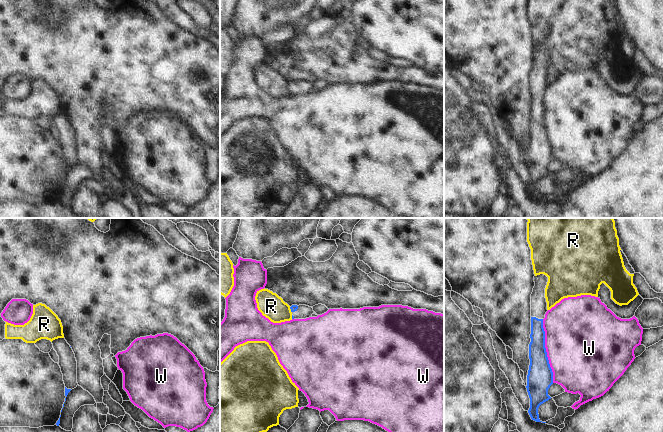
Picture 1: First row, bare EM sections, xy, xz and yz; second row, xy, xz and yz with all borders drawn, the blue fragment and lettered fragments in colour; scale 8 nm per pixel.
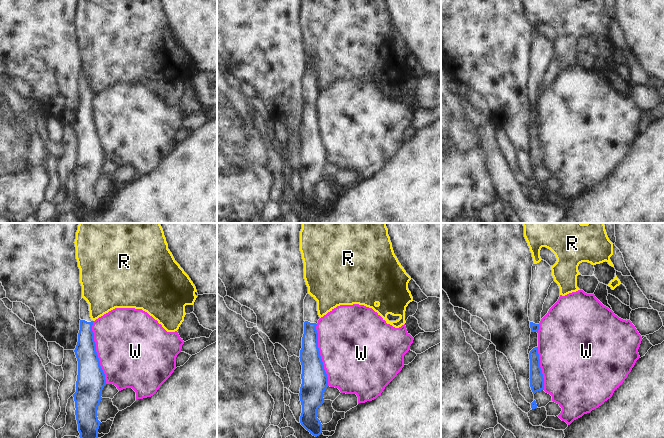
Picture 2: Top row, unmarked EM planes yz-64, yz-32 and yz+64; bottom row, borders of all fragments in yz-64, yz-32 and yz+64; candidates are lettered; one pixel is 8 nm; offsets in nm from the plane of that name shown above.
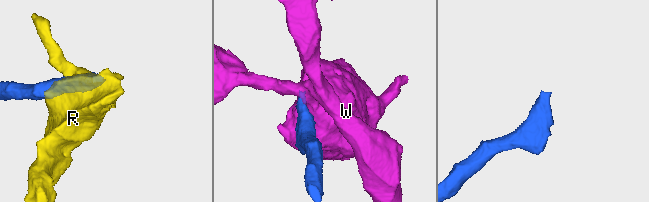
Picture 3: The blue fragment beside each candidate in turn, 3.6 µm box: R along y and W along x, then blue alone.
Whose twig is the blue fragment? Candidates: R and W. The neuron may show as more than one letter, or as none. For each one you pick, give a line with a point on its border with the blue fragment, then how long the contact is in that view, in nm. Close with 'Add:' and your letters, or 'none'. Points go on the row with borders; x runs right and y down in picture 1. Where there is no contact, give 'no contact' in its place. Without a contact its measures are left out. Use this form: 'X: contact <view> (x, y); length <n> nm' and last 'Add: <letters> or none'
Add: none

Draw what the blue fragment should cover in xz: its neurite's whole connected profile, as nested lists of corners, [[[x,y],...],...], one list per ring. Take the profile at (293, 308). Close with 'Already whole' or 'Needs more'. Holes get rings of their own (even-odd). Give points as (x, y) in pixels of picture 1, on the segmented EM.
[[[292,305],[290,307],[292,319],[306,319],[314,314],[313,308],[306,305]]]. Needs more.

